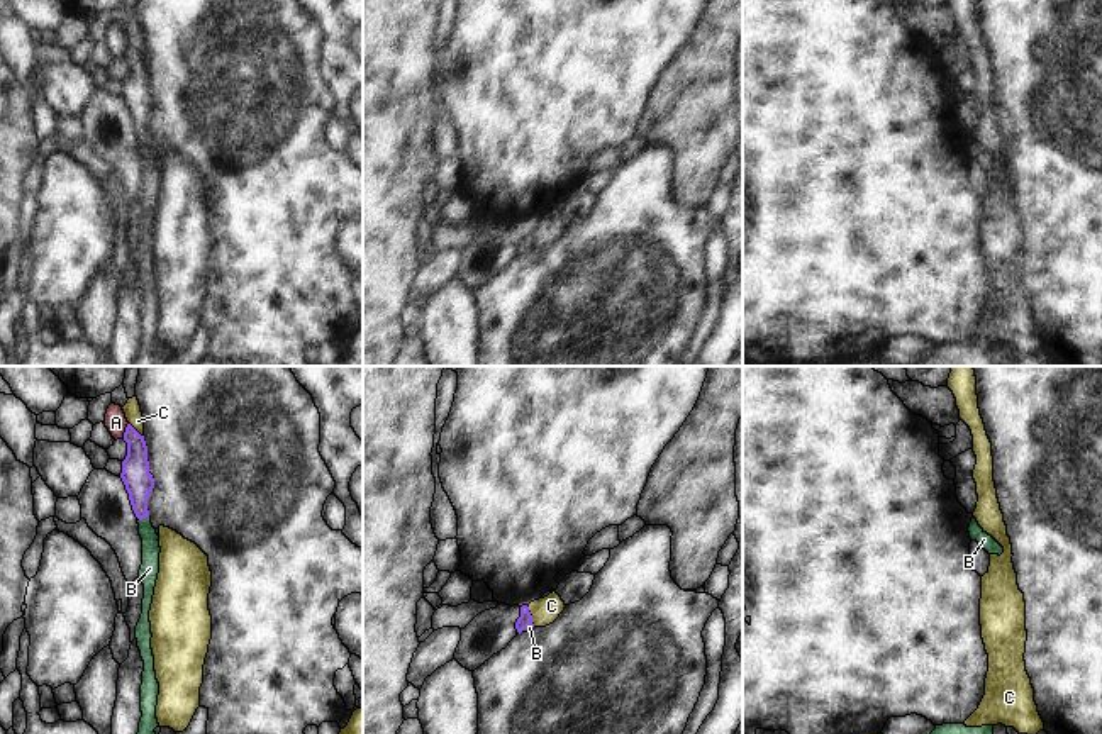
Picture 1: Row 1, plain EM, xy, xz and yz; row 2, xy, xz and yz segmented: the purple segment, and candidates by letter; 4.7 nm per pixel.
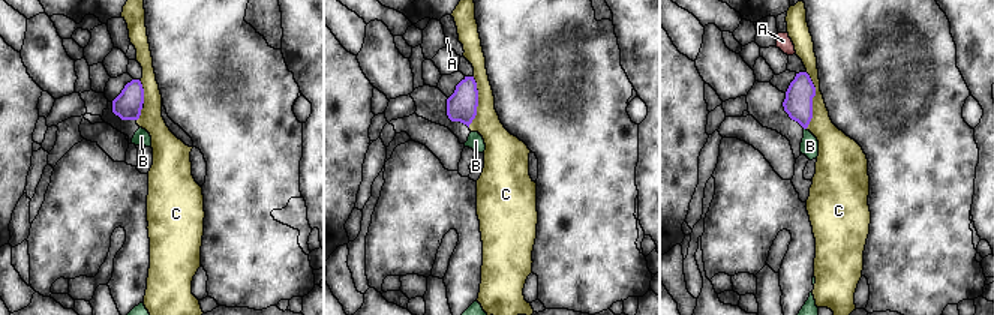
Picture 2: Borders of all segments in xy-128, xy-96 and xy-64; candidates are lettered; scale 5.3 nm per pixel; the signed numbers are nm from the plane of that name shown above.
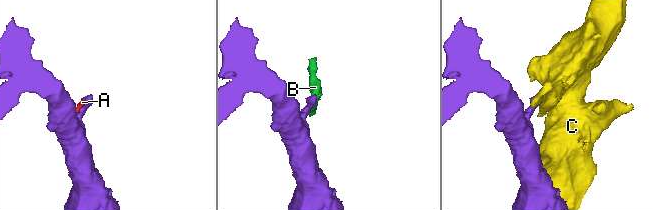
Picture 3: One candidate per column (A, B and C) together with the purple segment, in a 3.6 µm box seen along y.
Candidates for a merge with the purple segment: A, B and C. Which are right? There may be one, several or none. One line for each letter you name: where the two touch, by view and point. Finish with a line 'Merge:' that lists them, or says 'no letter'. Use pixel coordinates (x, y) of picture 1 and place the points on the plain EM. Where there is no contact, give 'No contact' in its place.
B: Touches purple at xy (143, 138)
Merge: B.

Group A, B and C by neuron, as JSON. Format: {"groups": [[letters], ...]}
{"groups": [["A"], ["B"], ["C"]]}

